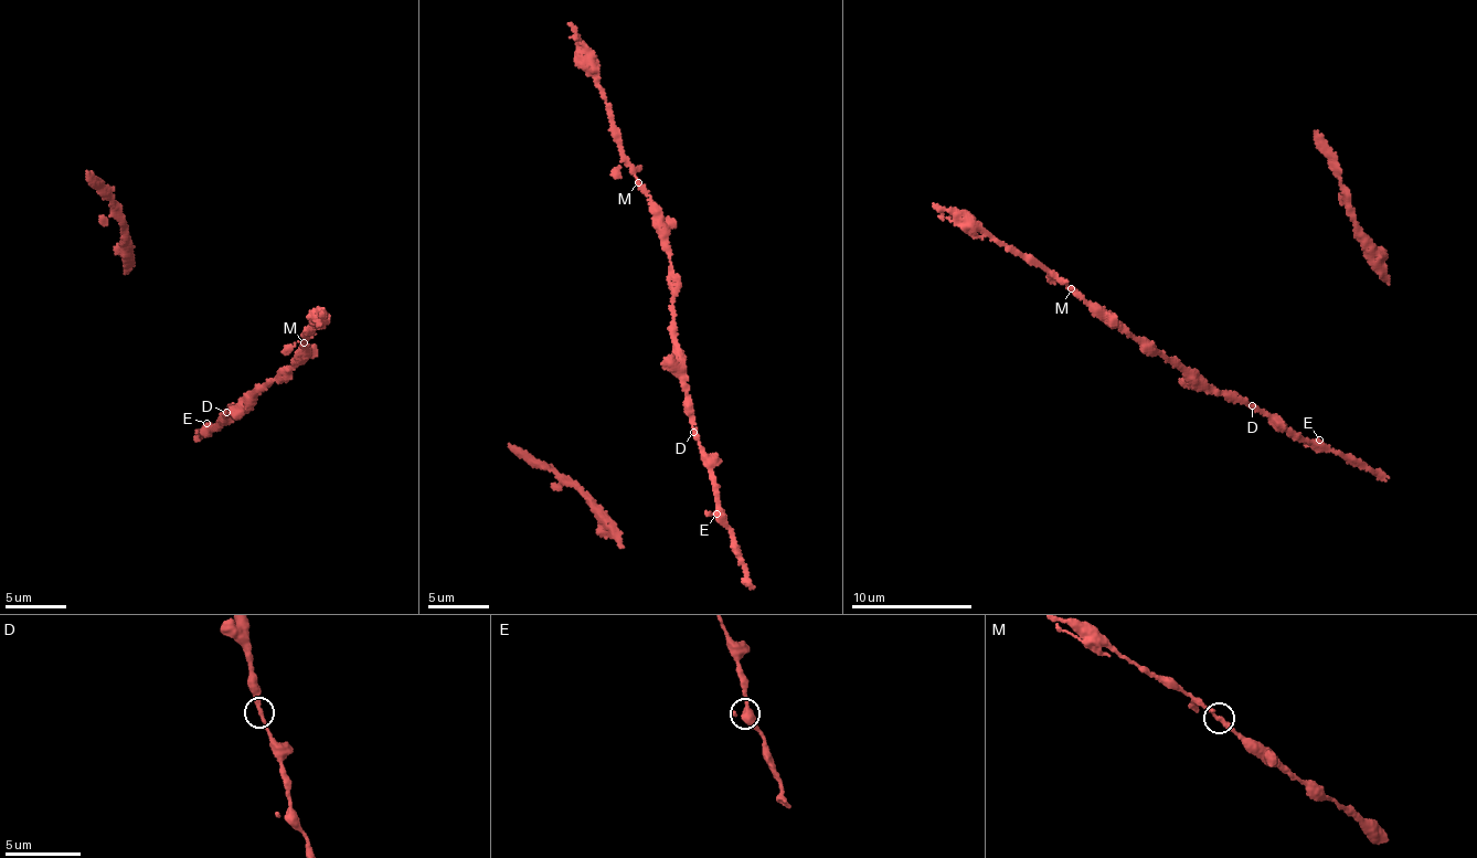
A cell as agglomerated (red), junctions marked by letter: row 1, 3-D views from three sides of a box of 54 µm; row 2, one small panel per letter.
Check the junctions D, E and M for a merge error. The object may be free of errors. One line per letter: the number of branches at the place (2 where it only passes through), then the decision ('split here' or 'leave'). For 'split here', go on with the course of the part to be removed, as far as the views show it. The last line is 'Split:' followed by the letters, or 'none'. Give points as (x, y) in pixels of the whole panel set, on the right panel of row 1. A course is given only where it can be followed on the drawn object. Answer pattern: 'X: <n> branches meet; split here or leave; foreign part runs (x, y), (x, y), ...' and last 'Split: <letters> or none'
D: 2 branches meet; leave
E: 3 branches meet; leave
M: 3 branches meet; leave
Split: none

